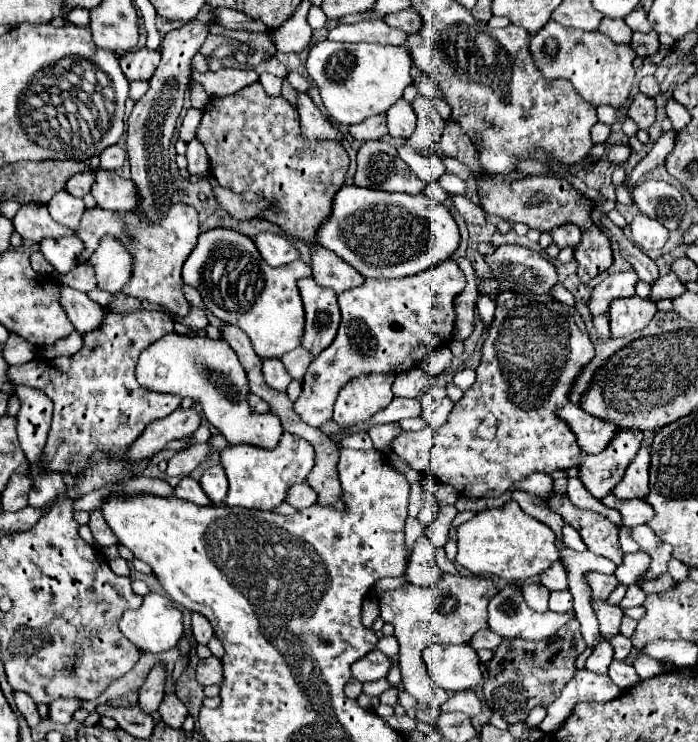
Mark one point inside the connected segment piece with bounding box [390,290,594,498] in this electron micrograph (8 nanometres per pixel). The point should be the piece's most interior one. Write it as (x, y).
(505, 427)

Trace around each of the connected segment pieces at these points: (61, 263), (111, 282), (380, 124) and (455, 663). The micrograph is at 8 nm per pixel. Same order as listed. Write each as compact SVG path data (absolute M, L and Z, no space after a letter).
M62 236L62 238L46 238L40 242L40 252L46 256L46 260L60 272L66 274L74 266L80 264L80 254L84 250L84 244L78 236Z
M106 236L100 242L98 250L90 258L90 264L96 270L100 290L118 294L122 290L122 286L130 280L132 258L126 252L126 248L112 236Z
M378 114L378 116L370 116L368 120L350 126L350 134L360 140L380 140L382 136L388 134L388 126L386 126L386 114Z
M432 644L424 650L424 664L432 680L448 692L474 688L482 680L480 660L470 644Z

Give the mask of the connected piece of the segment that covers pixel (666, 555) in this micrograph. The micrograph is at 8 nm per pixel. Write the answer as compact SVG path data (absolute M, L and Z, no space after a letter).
M660 544L658 548L654 548L654 552L646 552L646 554L650 556L650 568L644 574L644 578L640 578L640 580L652 580L652 578L666 574L666 564L672 558L670 544Z

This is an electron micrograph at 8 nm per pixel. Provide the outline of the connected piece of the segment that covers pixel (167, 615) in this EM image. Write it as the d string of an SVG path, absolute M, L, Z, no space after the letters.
M150 592L144 596L144 602L140 608L128 610L122 616L118 628L126 636L126 640L130 640L138 650L158 654L158 652L166 652L166 650L178 646L178 640L182 638L182 632L184 632L182 620L184 620L182 610L170 598Z

